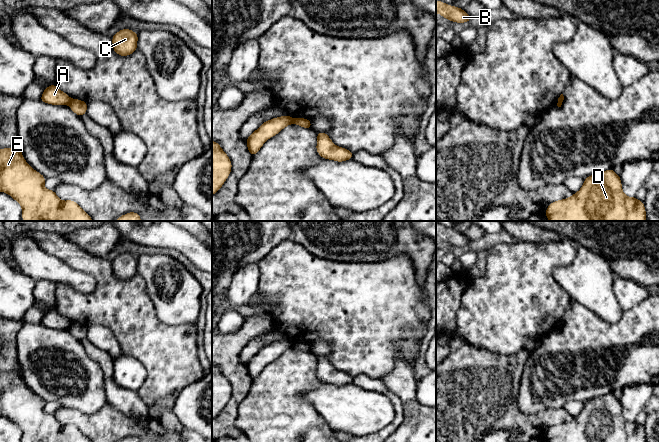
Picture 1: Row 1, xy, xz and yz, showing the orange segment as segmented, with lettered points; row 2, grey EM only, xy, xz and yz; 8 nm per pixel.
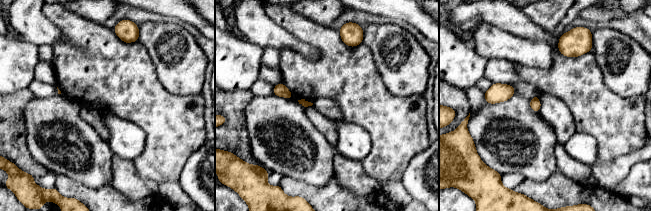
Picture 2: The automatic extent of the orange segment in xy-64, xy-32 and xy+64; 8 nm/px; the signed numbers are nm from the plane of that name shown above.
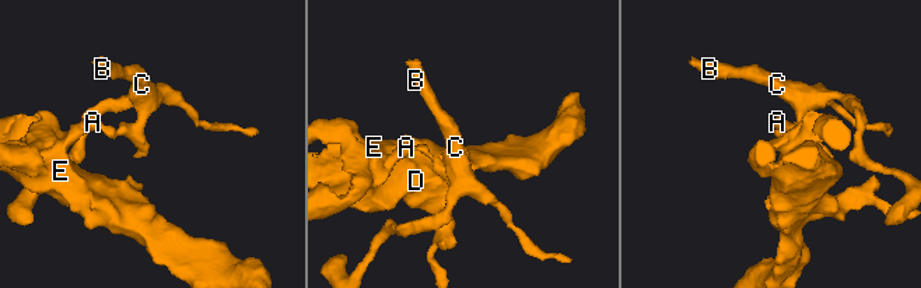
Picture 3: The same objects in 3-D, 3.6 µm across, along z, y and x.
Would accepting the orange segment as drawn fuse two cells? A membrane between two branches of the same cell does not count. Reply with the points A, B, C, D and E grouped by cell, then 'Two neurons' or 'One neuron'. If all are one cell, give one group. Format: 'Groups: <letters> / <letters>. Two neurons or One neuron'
Groups: A D E / B C. Two neurons

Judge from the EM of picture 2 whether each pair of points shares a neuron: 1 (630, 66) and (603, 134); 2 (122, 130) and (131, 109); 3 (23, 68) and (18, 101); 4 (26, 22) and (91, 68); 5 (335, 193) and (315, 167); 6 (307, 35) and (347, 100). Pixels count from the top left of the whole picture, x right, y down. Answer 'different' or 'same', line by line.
1: different
2: different
3: different
4: different
5: different
6: same

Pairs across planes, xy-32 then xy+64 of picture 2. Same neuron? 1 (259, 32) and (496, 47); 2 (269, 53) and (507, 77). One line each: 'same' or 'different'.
1: same
2: same

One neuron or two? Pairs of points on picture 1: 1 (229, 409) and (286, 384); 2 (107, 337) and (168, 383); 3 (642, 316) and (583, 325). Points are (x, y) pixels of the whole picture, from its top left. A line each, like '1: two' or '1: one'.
1: two
2: two
3: one

